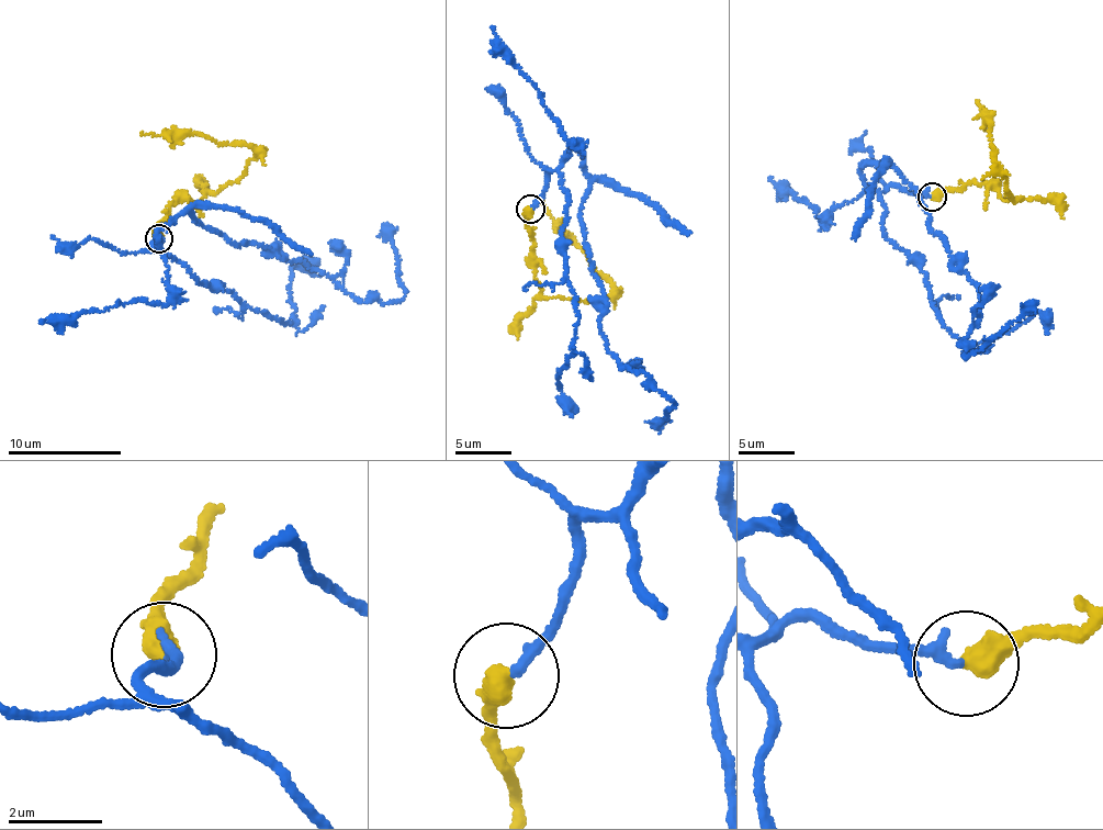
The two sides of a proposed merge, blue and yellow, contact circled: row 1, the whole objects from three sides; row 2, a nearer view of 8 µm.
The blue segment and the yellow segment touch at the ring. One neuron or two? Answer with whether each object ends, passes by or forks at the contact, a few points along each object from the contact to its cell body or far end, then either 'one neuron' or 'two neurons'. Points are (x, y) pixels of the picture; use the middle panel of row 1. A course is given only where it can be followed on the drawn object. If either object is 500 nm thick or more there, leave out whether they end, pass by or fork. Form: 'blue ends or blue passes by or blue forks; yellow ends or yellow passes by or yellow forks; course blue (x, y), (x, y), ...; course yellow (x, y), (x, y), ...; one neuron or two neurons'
course blue (531, 209), (573, 145), (588, 186), (580, 213), (609, 354), (644, 372), (674, 404), (653, 426); course yellow (531, 209), (528, 231), (540, 294), (604, 298), (611, 290), (609, 281), (572, 244), (543, 200); one neuron

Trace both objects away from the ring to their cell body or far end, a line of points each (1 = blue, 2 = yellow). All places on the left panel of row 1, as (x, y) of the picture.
1: (159, 238), (160, 251), (158, 234), (189, 211), (355, 298), (397, 302), (383, 223)
2: (159, 238), (158, 224), (171, 204), (184, 195), (195, 202), (232, 183), (254, 148), (205, 135), (141, 132)

